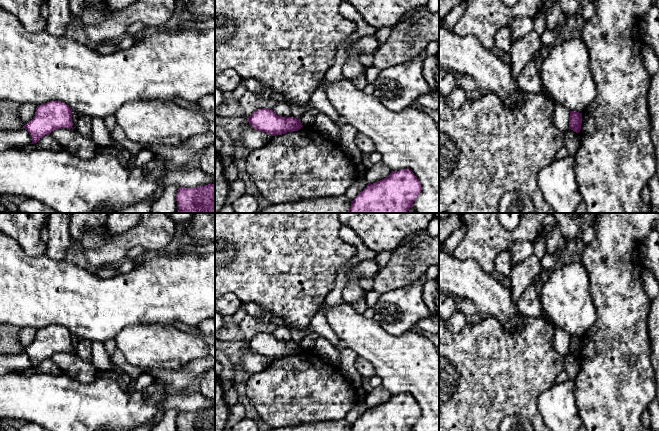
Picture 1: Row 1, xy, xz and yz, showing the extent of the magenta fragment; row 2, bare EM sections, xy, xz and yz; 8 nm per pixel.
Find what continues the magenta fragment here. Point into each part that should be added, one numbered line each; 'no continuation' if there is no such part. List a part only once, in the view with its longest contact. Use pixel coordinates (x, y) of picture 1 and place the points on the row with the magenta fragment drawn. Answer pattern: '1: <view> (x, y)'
no continuation

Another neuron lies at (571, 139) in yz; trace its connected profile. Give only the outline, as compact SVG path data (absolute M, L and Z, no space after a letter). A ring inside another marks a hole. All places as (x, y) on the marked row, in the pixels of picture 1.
M571 129L564 132L564 146L568 155L574 157L580 145L580 135Z

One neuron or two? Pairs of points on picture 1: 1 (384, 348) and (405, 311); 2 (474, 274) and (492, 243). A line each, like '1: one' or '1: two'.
1: two
2: two

